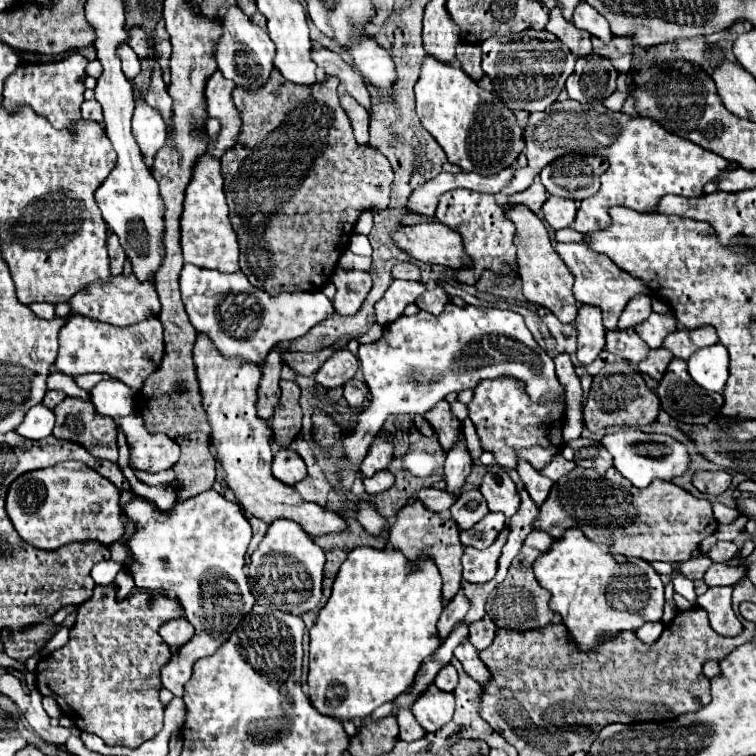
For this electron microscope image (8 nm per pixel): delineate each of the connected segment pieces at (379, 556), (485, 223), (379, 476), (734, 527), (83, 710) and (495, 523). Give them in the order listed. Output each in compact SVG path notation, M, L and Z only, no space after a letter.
M356 547L350 551L348 559L342 563L334 587L332 587L332 595L328 599L328 603L320 609L318 613L318 621L314 623L314 627L310 629L310 671L308 671L308 697L310 701L314 701L316 709L320 713L326 713L330 717L338 717L340 721L344 719L356 719L356 717L368 717L376 707L380 707L386 701L394 701L400 693L404 693L410 683L414 681L418 669L422 667L422 661L426 657L430 657L430 653L434 653L434 649L440 645L440 635L438 635L438 617L444 609L442 603L442 577L438 567L434 565L432 557L420 555L416 561L406 559L406 555L402 555L398 549L374 549L374 547Z
M454 189L440 197L436 217L440 223L450 225L456 229L462 239L466 253L474 259L474 267L468 271L456 271L456 279L462 283L474 285L476 279L482 275L484 269L492 269L494 273L516 273L516 249L512 243L514 237L514 223L504 215L504 209L498 207L494 197L488 194L470 191L468 189Z
M384 469L384 471L378 471L376 475L372 477L364 477L364 487L366 487L366 493L382 493L386 489L390 489L394 483L394 475Z
M740 515L734 522L728 525L719 524L714 535L717 540L734 541L744 529L749 518L746 515Z
M96 585L92 597L78 607L78 619L70 629L68 645L38 661L38 691L42 695L56 697L60 709L66 715L70 715L72 723L80 731L102 737L102 741L110 747L124 745L128 749L136 749L144 741L156 737L162 729L164 705L160 701L160 689L162 689L160 671L172 659L170 647L180 649L192 637L194 637L194 627L184 619L184 609L178 599L154 591L136 591L130 597L118 601L112 595L110 587Z
M488 513L472 529L462 531L460 533L460 541L462 541L462 545L484 549L484 547L492 545L492 541L496 539L496 535L502 531L504 523L506 523L506 517L502 513Z

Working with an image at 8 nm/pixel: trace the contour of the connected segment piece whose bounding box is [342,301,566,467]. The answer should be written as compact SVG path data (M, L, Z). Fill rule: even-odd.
M450 301L440 315L418 311L416 315L398 317L398 321L384 327L380 341L360 345L358 349L360 367L372 391L372 401L356 415L354 431L342 439L342 459L350 467L360 467L388 415L422 415L448 393L474 389L482 379L512 375L524 385L534 403L560 403L562 411L566 411L566 389L558 381L552 357L544 353L542 361L542 353L524 317L514 311L476 305L458 307Z

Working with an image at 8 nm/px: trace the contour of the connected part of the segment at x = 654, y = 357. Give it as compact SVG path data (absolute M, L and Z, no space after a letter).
M660 347L660 349L650 351L648 357L638 363L638 369L640 369L642 373L650 375L652 379L660 381L660 377L666 373L666 369L668 369L668 365L670 365L672 359L674 359L674 355L672 355L670 351L666 351L666 349Z

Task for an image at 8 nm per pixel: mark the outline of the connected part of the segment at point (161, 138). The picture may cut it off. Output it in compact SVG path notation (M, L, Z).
M134 90L135 108L132 117L132 135L148 163L154 161L158 149L166 143L166 125L162 125L162 117L154 113L154 109L138 97Z

